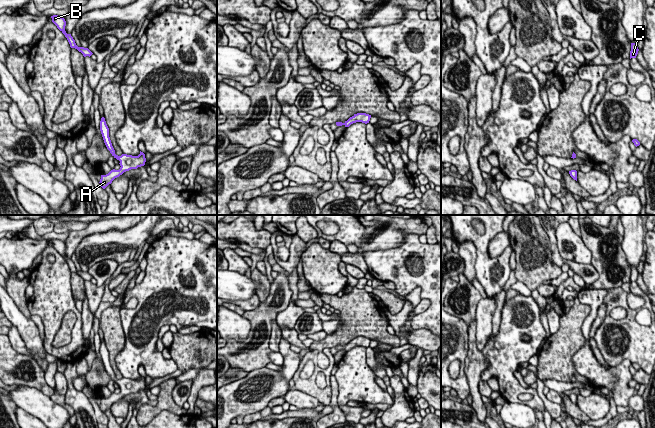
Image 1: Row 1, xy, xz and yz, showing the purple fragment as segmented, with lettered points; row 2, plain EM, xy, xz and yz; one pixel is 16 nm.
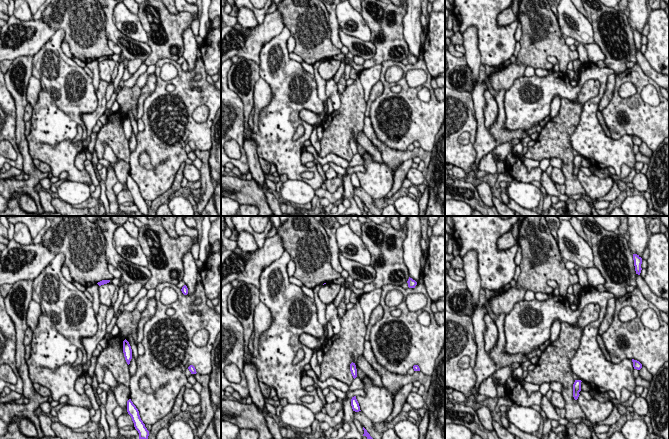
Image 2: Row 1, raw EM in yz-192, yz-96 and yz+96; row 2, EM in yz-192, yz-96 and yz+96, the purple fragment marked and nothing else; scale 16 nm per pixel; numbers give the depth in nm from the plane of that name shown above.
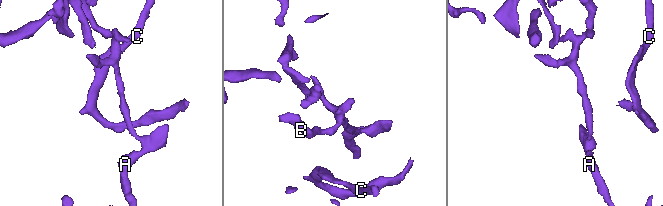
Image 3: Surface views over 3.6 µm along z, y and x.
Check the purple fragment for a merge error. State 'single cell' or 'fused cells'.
fused cells

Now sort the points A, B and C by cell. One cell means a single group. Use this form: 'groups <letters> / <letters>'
groups A / B C

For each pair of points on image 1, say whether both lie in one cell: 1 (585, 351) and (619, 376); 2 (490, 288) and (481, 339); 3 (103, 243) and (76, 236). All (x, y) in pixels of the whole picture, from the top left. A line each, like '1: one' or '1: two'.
1: one
2: two
3: two

